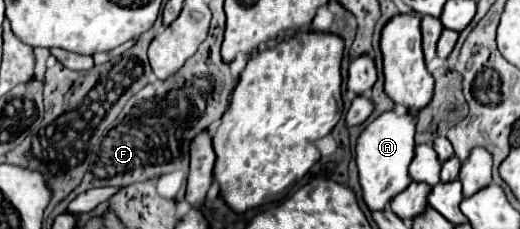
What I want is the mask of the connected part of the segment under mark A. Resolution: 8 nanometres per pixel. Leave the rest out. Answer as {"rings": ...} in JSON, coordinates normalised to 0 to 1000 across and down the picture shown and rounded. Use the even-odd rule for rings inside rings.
{"rings":[[[756,467],[752,485],[733,493],[721,528],[713,528],[690,590],[683,642],[683,703],[690,747],[690,790],[698,817],[698,869],[713,921],[744,913],[752,860],[771,843],[790,799],[787,712],[794,694],[798,651],[798,502],[775,467]]]}

